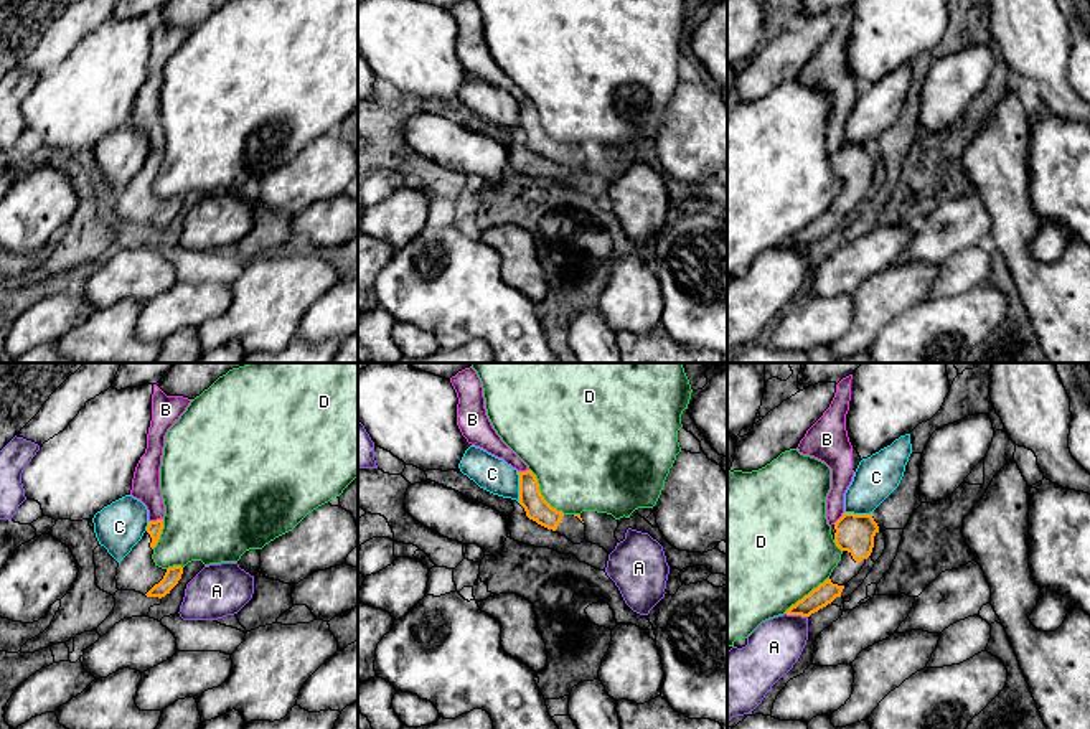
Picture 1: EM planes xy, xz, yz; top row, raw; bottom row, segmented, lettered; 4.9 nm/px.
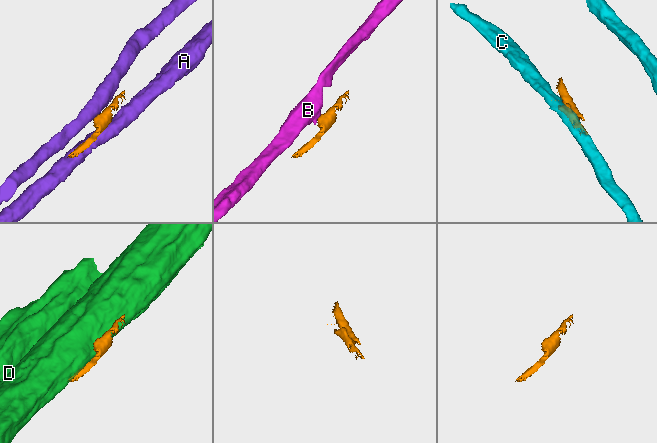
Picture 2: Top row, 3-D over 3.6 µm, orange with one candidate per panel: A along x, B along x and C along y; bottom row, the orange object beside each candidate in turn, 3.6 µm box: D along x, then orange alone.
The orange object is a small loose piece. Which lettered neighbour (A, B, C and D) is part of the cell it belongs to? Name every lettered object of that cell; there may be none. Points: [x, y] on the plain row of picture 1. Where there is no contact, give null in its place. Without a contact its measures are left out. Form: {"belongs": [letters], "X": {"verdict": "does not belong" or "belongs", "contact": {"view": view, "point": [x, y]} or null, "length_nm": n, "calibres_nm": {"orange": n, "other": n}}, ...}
{"belongs": [], "A": {"verdict": "does not belong", "contact": {"view": "yz", "point": [797, 244]}, "length_nm": 110, "calibres_nm": {"orange": 100, "other": 260}}, "B": {"verdict": "does not belong", "contact": {"view": "xy", "point": [157, 150]}, "length_nm": 70, "calibres_nm": {"orange": 70, "other": 140}}, "C": {"verdict": "does not belong", "contact": {"view": "xz", "point": [520, 117]}, "length_nm": 150, "calibres_nm": {"orange": 120, "other": 170}}, "D": {"verdict": "does not belong", "contact": {"view": "xz", "point": [540, 124]}, "length_nm": 280, "calibres_nm": {"orange": 120, "other": 460}}}

